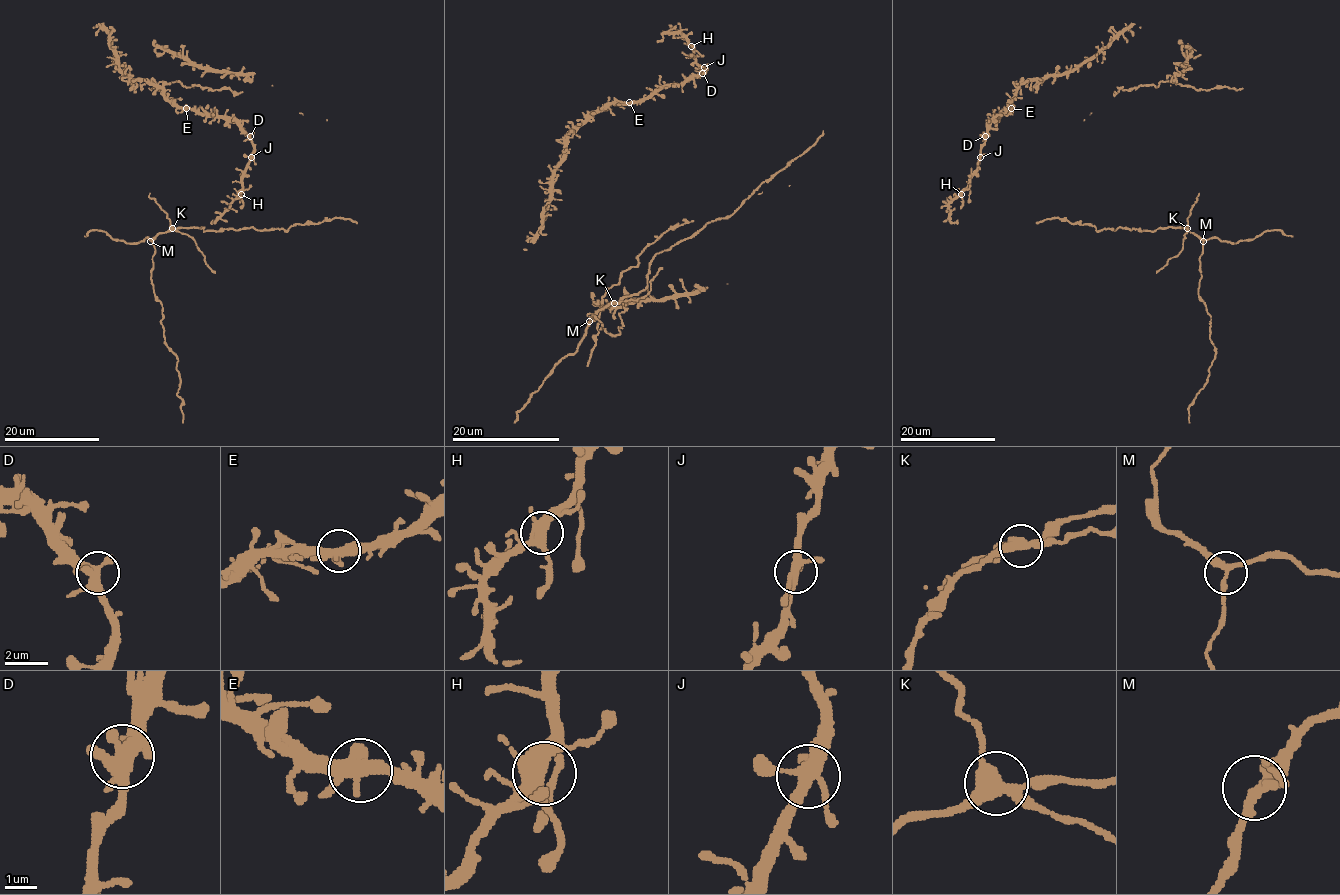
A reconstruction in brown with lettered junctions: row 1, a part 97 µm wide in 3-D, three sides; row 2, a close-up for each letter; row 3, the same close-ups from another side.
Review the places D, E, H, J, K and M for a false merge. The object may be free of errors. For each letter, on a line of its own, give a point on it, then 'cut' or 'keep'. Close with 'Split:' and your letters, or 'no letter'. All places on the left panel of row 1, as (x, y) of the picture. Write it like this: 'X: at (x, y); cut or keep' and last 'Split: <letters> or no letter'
D: at (250, 136); keep
E: at (186, 108); keep
H: at (241, 194); keep
J: at (251, 157); keep
K: at (172, 228); cut
M: at (150, 241); keep
Split: K

